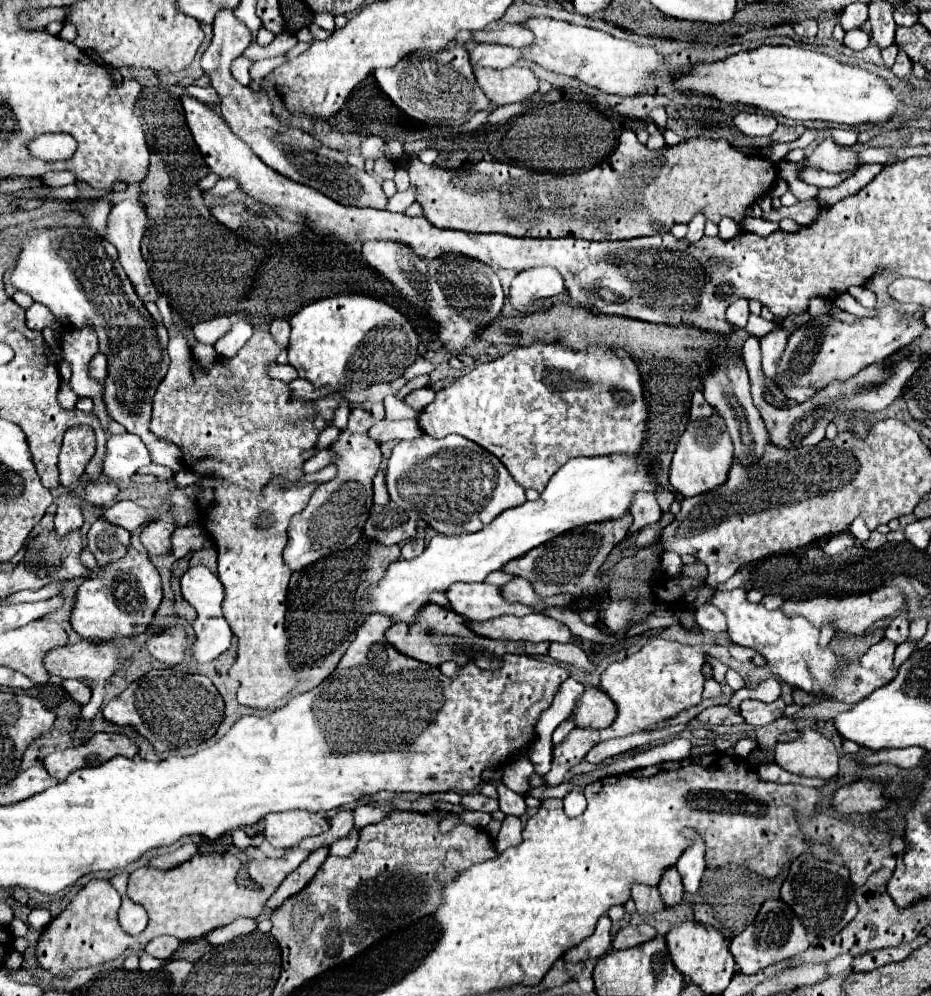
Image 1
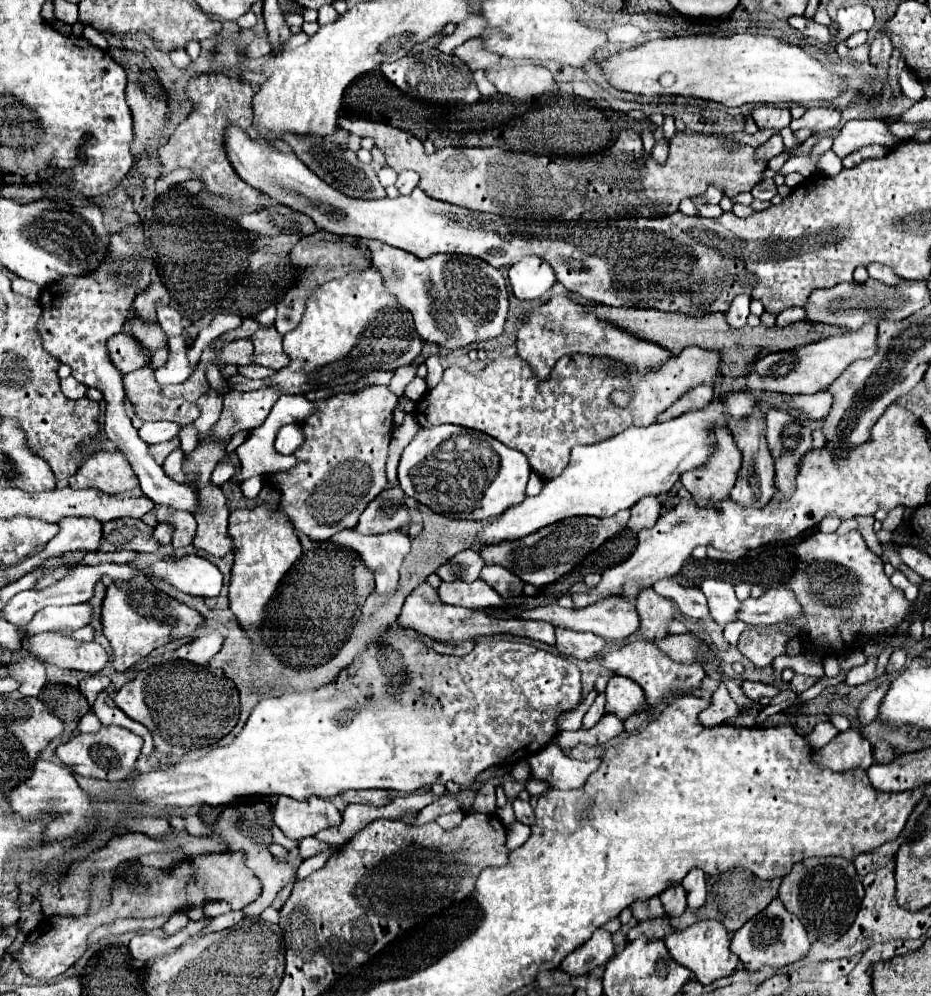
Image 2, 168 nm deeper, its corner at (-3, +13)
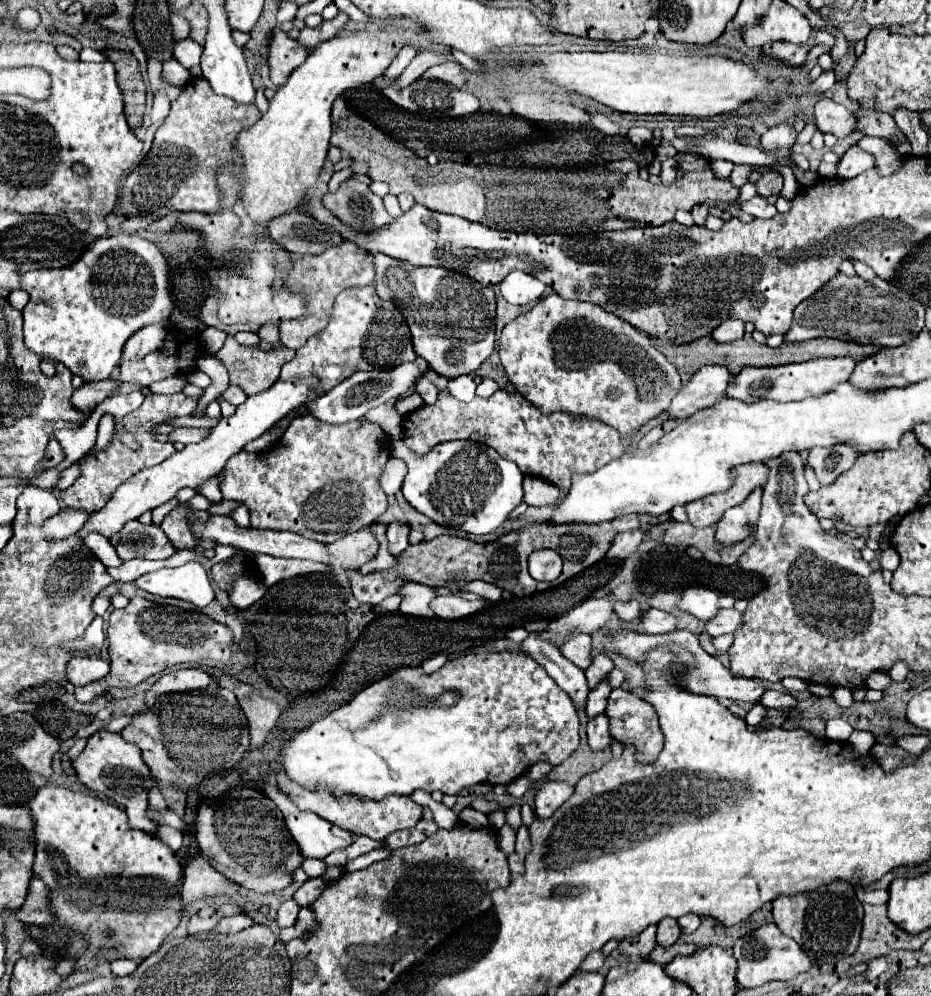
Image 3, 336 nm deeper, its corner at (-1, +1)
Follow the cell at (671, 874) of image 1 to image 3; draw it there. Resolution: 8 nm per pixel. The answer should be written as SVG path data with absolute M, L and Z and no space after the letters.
M666 917L666 919L662 919L658 923L658 935L656 935L658 945L670 947L670 945L674 945L678 941L678 937L680 937L680 927L678 927L676 919L668 919Z

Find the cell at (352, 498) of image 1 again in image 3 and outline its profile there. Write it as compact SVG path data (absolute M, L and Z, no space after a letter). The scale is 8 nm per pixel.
M304 415L304 417L296 417L290 427L286 429L286 433L280 437L280 441L276 441L274 445L270 445L266 451L262 453L246 453L240 451L236 455L232 455L226 463L226 475L222 477L222 495L224 499L236 499L240 503L244 503L250 511L250 527L252 529L272 529L272 531L292 531L298 535L304 535L308 539L316 539L320 543L334 543L336 539L342 539L348 533L354 533L366 525L372 525L384 511L386 511L386 493L380 489L378 485L378 475L382 473L386 461L390 457L390 443L386 433L374 425L374 423L362 423L362 421L350 421L344 425L328 425L328 423L320 423L318 419L314 419L312 415Z

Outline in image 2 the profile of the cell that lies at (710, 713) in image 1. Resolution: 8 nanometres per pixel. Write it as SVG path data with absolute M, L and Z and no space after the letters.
M744 681L742 683L742 691L746 695L746 699L750 701L758 701L762 697L774 697L780 693L780 687L776 685L764 685L764 683L752 683L752 681Z

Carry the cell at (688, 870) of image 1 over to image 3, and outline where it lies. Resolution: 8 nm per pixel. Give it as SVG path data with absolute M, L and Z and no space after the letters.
M684 915L678 919L678 925L680 925L682 933L694 933L700 925L700 917L698 915Z

